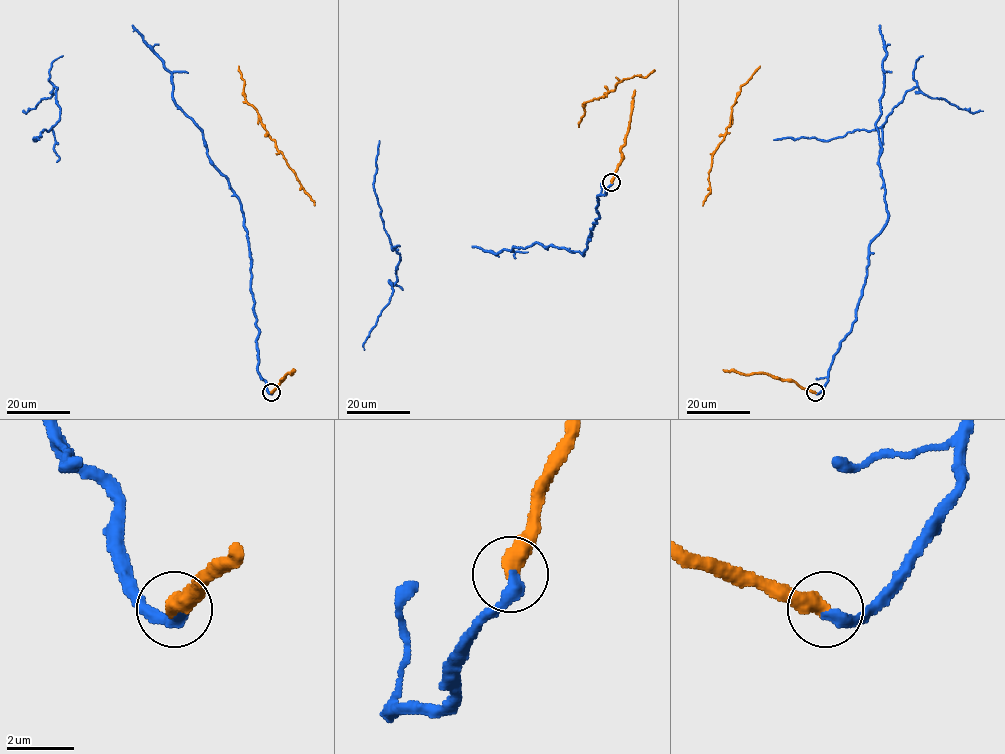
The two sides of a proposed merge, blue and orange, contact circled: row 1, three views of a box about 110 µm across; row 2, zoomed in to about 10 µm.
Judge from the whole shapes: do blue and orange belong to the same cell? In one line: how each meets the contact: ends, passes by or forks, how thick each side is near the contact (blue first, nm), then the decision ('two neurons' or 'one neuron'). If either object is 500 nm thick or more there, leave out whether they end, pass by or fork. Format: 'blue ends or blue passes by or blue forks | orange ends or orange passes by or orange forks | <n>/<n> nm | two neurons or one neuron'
380/500 nm | one neuron

